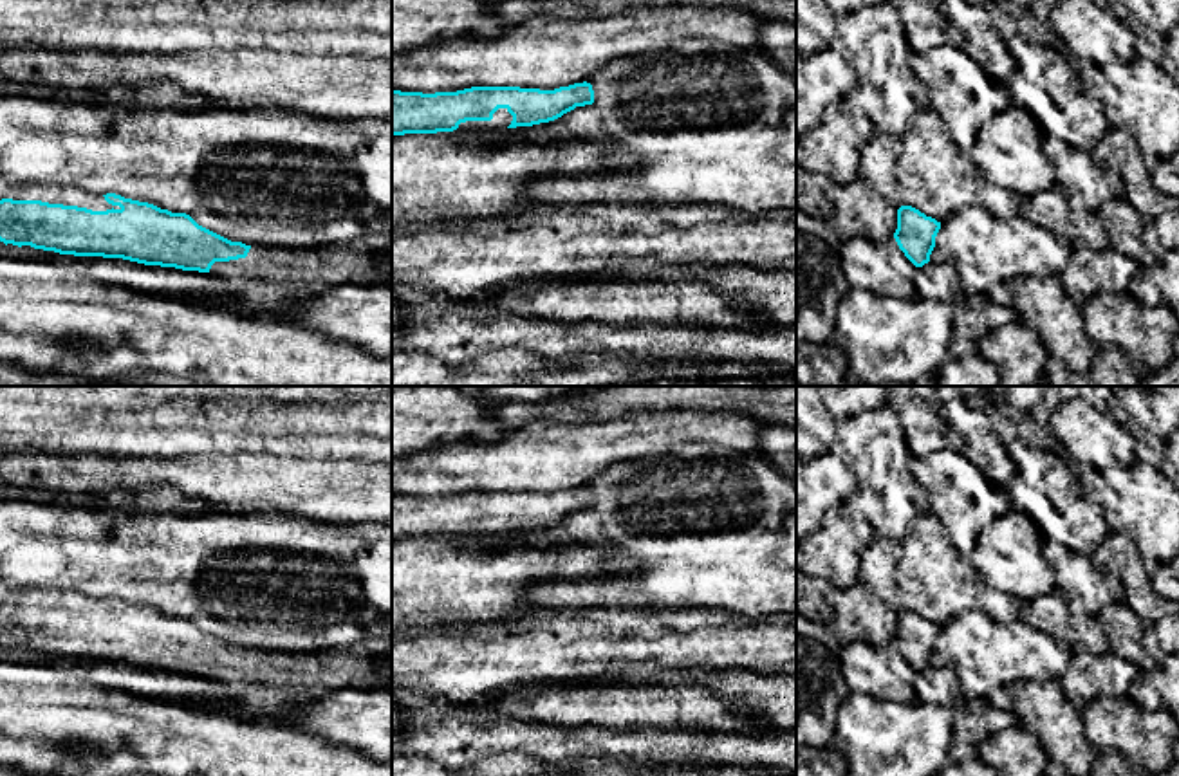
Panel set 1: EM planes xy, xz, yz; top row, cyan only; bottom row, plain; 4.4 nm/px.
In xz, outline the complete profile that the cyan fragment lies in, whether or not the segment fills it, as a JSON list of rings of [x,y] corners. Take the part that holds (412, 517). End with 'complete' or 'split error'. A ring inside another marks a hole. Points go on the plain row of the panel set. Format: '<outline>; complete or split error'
[[[587,485],[554,494],[520,491],[471,491],[435,498],[392,494],[392,540],[533,531],[592,507],[594,494]]]; split error

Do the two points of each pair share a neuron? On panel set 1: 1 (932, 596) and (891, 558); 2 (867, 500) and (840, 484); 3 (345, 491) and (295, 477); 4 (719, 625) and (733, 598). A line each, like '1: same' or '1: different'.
1: same
2: different
3: same
4: different

